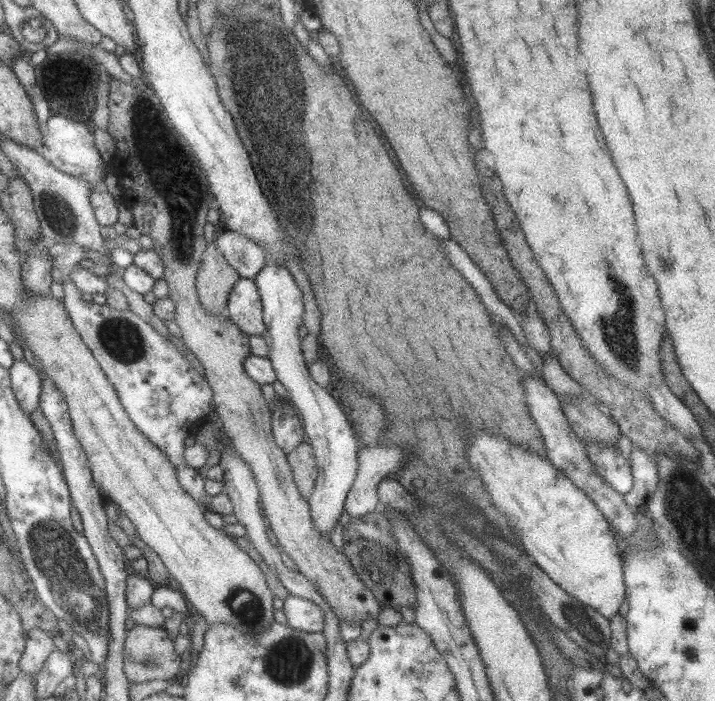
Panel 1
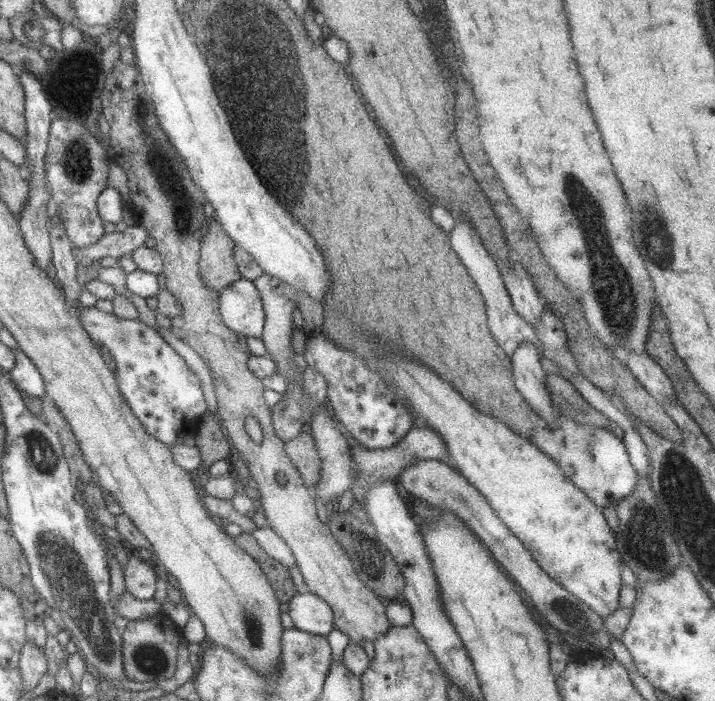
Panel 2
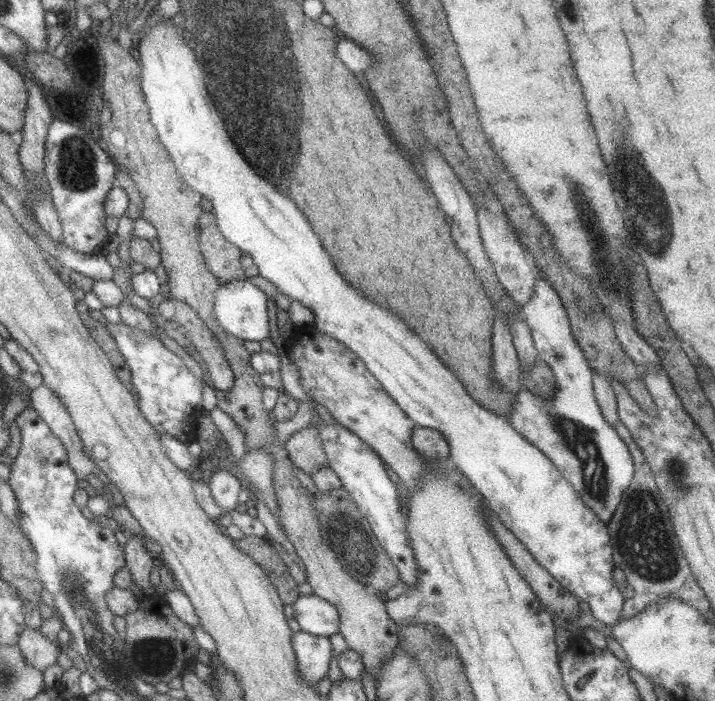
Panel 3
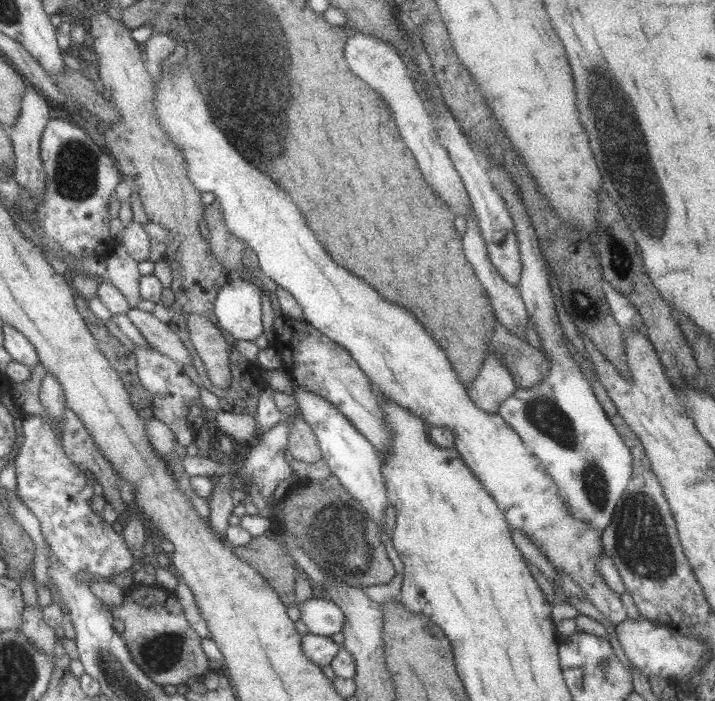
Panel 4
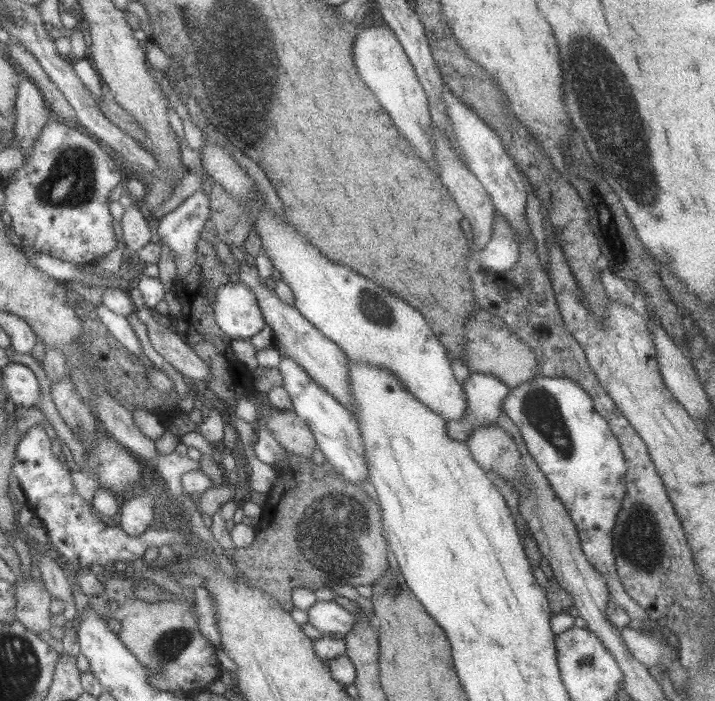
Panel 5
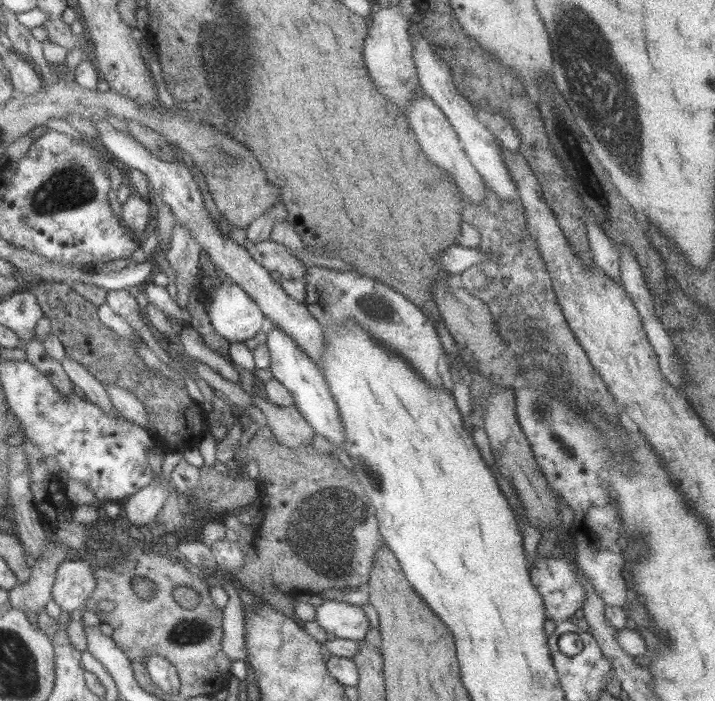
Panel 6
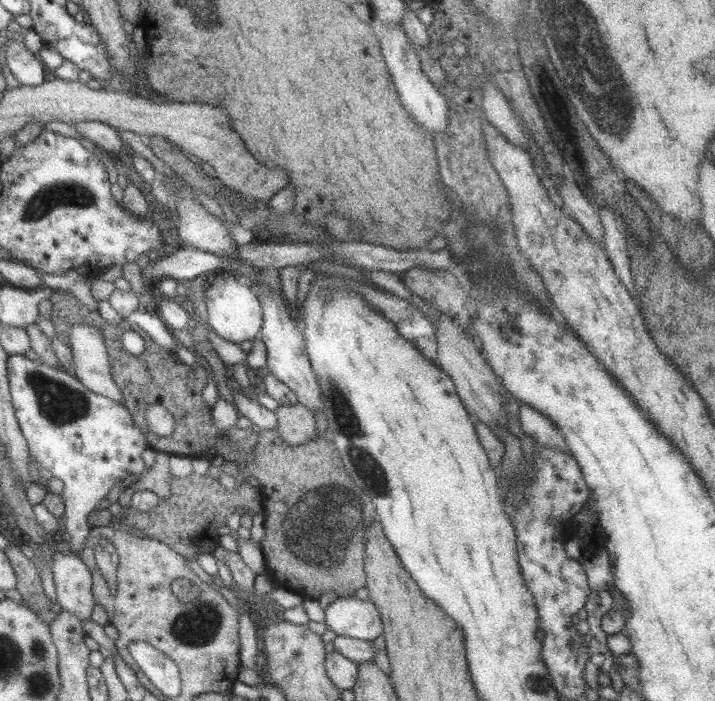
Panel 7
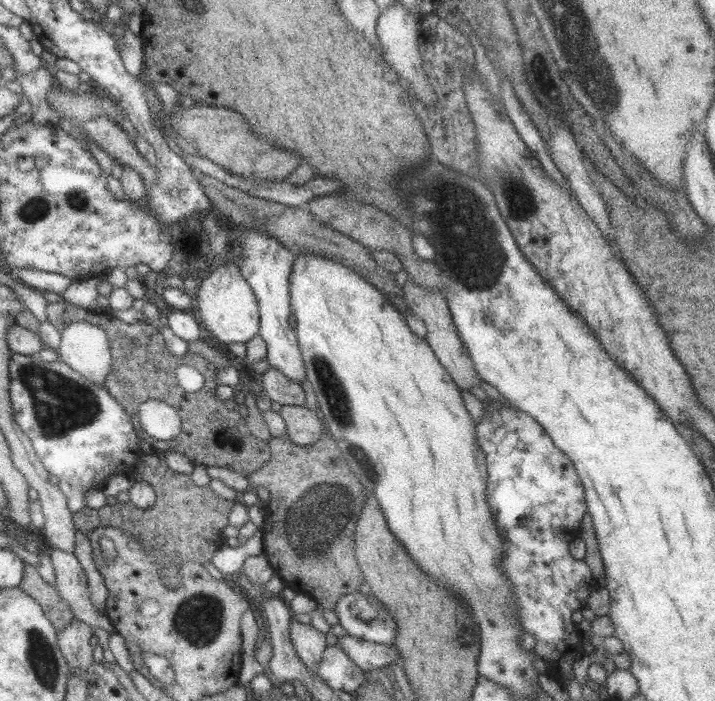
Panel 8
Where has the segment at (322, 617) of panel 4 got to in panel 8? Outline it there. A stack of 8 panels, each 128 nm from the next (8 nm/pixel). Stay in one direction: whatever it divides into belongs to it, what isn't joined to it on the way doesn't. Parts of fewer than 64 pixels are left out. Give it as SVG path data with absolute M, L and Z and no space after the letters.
M355 591L343 595L333 606L333 612L349 636L375 644L389 644L397 634L393 617L371 594Z

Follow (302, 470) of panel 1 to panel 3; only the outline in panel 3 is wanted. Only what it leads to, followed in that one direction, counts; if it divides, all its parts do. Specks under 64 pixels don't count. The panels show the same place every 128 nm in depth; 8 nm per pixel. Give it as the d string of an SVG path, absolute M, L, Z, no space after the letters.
M309 425L300 428L289 436L284 448L293 465L311 476L319 468L327 466L321 440L317 428Z

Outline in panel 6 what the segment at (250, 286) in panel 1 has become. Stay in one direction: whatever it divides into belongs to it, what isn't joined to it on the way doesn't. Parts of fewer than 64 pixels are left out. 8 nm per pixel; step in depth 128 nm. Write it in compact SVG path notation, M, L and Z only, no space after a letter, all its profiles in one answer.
M224 279L209 298L211 327L228 343L249 341L261 330L264 315L239 285Z

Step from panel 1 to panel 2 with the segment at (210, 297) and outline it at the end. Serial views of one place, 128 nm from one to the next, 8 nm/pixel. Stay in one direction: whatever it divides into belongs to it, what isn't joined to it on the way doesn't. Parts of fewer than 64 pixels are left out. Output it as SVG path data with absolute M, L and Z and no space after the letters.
M207 219L209 229L202 236L199 249L199 275L203 285L220 293L221 289L239 280L241 275L233 260L234 242L213 219Z

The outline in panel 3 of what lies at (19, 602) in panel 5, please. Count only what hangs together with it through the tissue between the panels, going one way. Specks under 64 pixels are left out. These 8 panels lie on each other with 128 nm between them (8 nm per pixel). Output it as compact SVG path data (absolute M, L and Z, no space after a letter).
M27 626L25 630L21 631L16 645L19 647L25 663L40 671L55 664L56 658L62 651L47 640L47 637L41 635L39 630L29 629Z

